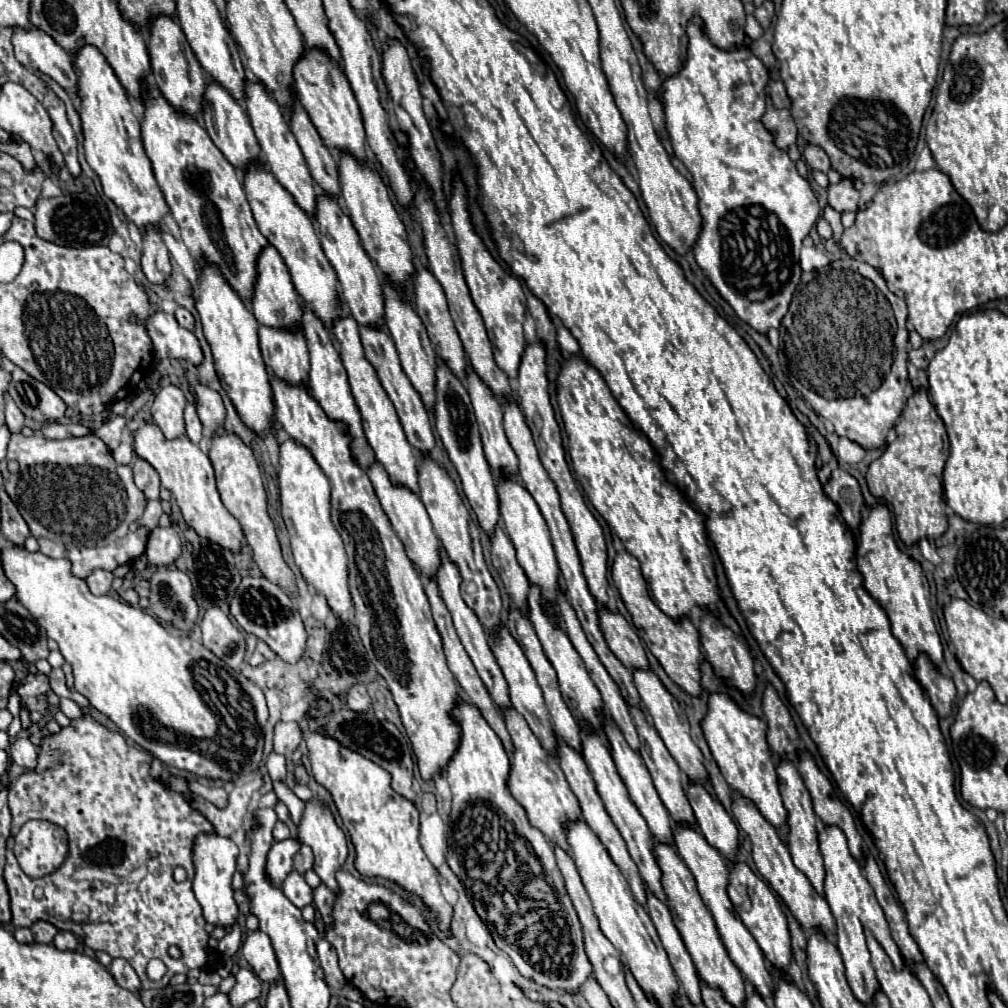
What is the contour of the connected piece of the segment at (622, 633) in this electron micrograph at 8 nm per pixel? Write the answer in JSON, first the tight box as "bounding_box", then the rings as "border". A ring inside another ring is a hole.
{"bounding_box":[598,605,648,669],"border":[[[602,605],[602,607],[598,607],[598,623],[604,633],[606,645],[624,663],[624,667],[648,669],[648,659],[642,649],[640,637],[630,627],[630,623],[624,619],[624,615]]]}

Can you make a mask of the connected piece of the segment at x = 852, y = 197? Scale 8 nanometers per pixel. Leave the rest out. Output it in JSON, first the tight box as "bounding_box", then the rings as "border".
{"bounding_box":[828,179,860,213],"border":[[[842,179],[838,185],[828,187],[828,205],[838,213],[858,211],[858,201],[860,193],[852,187],[850,179]]]}

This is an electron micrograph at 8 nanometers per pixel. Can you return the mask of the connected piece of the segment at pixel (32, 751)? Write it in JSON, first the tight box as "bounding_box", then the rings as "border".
{"bounding_box":[10,737,38,769],"border":[[[18,737],[12,747],[10,747],[10,755],[12,761],[18,763],[24,769],[36,769],[36,759],[38,759],[38,751],[36,747],[30,743],[28,737]]]}

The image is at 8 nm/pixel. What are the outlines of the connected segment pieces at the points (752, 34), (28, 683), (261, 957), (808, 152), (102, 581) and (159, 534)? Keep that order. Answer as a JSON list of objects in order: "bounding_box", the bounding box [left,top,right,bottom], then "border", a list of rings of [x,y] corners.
[{"bounding_box":[745,15,764,40],"border":[[[747,15],[745,32],[752,40],[755,40],[763,35],[764,30],[753,15]]]},{"bounding_box":[16,673,50,723],"border":[[[28,673],[16,687],[16,693],[20,695],[20,705],[28,709],[32,723],[40,723],[46,719],[48,713],[48,693],[50,683],[46,675],[32,675]]]},{"bounding_box":[242,931,280,983],"border":[[[262,931],[248,933],[248,937],[242,943],[242,953],[246,961],[250,963],[250,967],[254,969],[254,973],[262,981],[276,983],[280,979],[280,969],[274,957],[274,947],[272,947],[270,937],[266,937],[266,933]]]},{"bounding_box":[804,145,830,173],"border":[[[806,145],[804,147],[804,161],[810,169],[814,171],[822,171],[822,173],[828,173],[830,171],[830,161],[826,157],[826,153],[822,153],[822,149],[814,147],[814,145]]]},{"bounding_box":[86,569,114,595],"border":[[[94,569],[88,577],[86,577],[86,585],[94,595],[106,595],[110,591],[114,575],[110,571],[104,569]]]},{"bounding_box":[146,527,182,565],"border":[[[156,527],[146,545],[146,555],[152,565],[172,565],[182,553],[182,543],[176,529],[170,527]]]}]

